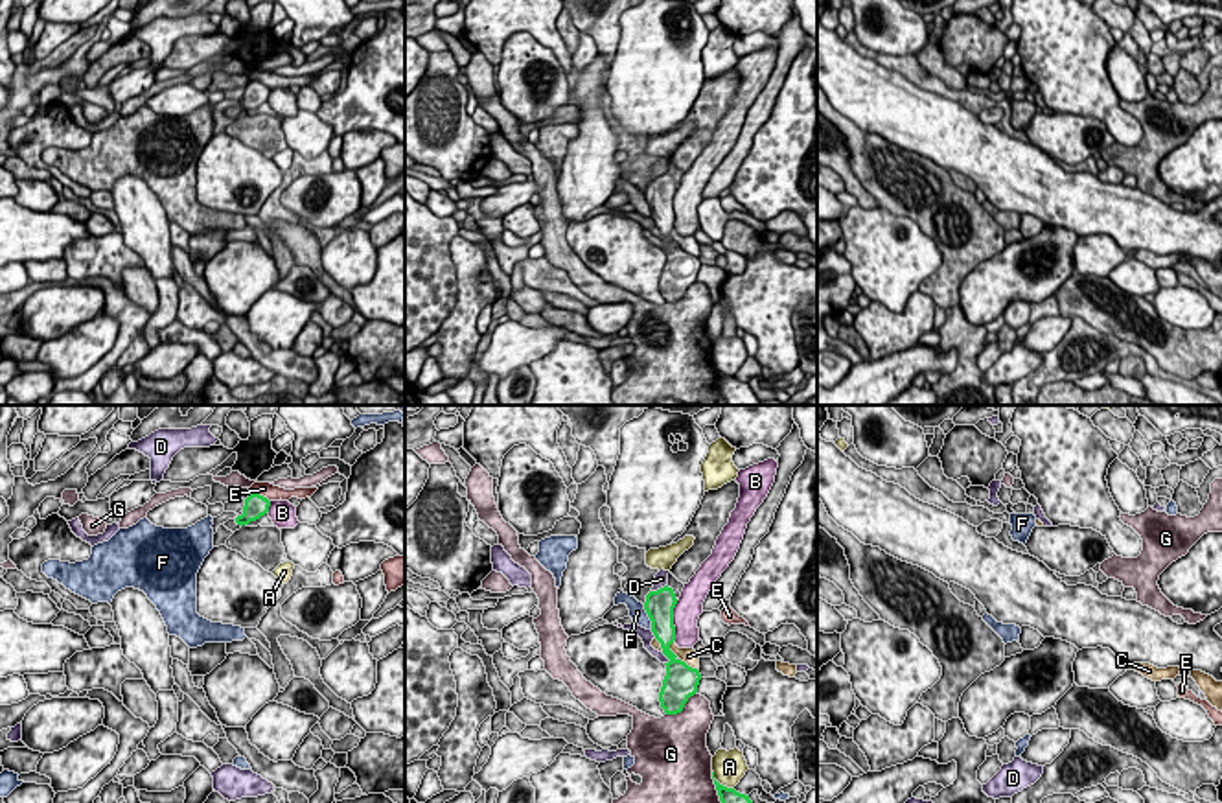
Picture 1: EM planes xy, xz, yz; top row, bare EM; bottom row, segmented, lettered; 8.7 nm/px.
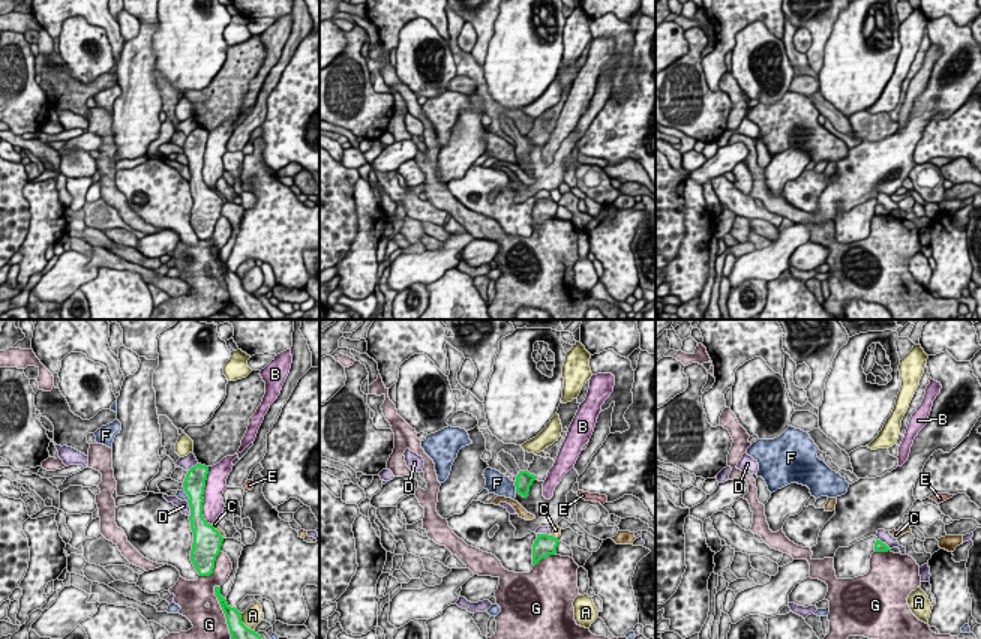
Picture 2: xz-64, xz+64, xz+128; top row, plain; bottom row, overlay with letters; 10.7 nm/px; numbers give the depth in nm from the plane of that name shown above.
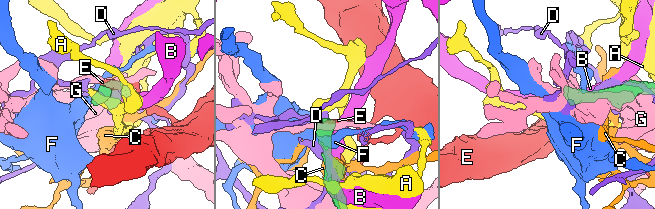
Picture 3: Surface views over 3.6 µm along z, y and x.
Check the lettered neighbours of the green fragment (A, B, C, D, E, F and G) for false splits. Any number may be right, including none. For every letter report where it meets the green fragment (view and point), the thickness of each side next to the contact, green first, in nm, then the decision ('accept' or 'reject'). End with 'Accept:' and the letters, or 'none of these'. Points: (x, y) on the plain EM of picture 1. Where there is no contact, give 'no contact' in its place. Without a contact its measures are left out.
A: xz (718, 371) | 240/280 nm | reject
B: xz (672, 209) | 260/240 nm | reject
C: xz (680, 247) | 300/140 nm | reject
D: xz (657, 177) | 260/130 nm | reject
E: xy (262, 83) | 200/140 nm | reject
F: xz (648, 203) | 260/140 nm | reject
G: xz (683, 293) | 300/380 nm | reject
Accept: none of these

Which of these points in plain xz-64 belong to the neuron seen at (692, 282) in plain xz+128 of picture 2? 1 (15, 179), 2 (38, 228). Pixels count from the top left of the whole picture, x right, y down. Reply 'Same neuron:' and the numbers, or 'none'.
Same neuron: 2

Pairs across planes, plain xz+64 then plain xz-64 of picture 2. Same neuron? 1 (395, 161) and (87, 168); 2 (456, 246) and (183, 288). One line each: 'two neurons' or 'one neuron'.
1: two neurons
2: two neurons

